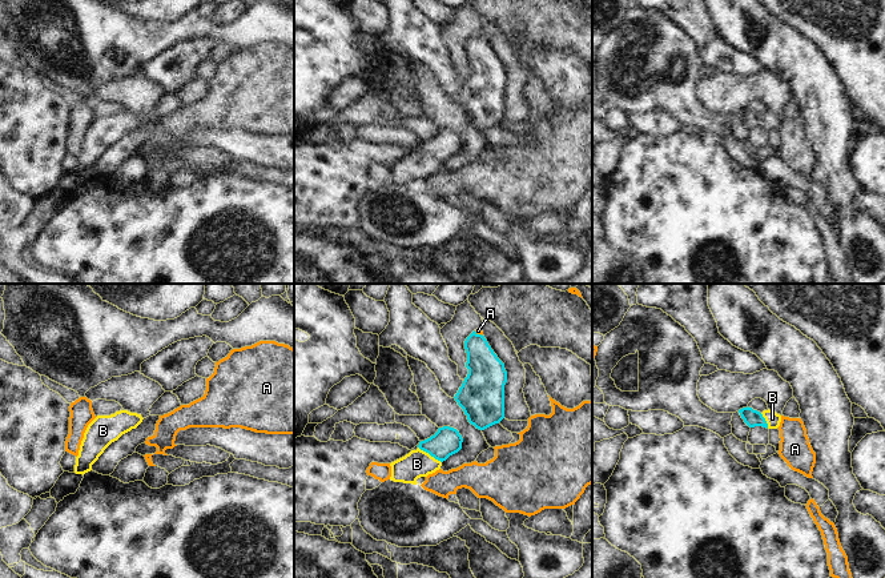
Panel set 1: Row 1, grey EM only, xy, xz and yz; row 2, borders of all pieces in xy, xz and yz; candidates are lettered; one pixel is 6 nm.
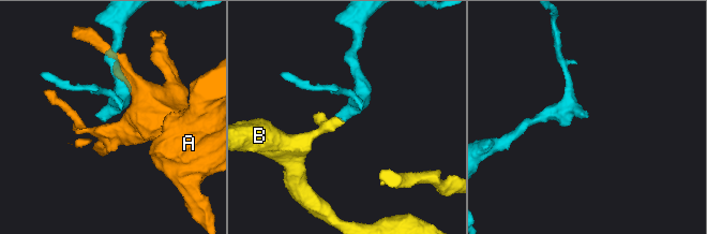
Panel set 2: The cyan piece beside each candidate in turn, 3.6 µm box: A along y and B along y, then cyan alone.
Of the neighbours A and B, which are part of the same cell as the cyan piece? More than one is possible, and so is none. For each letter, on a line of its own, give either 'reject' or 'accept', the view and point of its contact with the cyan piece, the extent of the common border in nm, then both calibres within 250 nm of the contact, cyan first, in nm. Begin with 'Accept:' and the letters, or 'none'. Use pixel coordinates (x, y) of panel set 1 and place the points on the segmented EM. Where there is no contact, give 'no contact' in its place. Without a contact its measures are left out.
Accept: B
A: reject | xz (478, 334) | 70 nm | 220/30 nm
B: accept | xz (430, 454) | 170 nm | 170/170 nm

